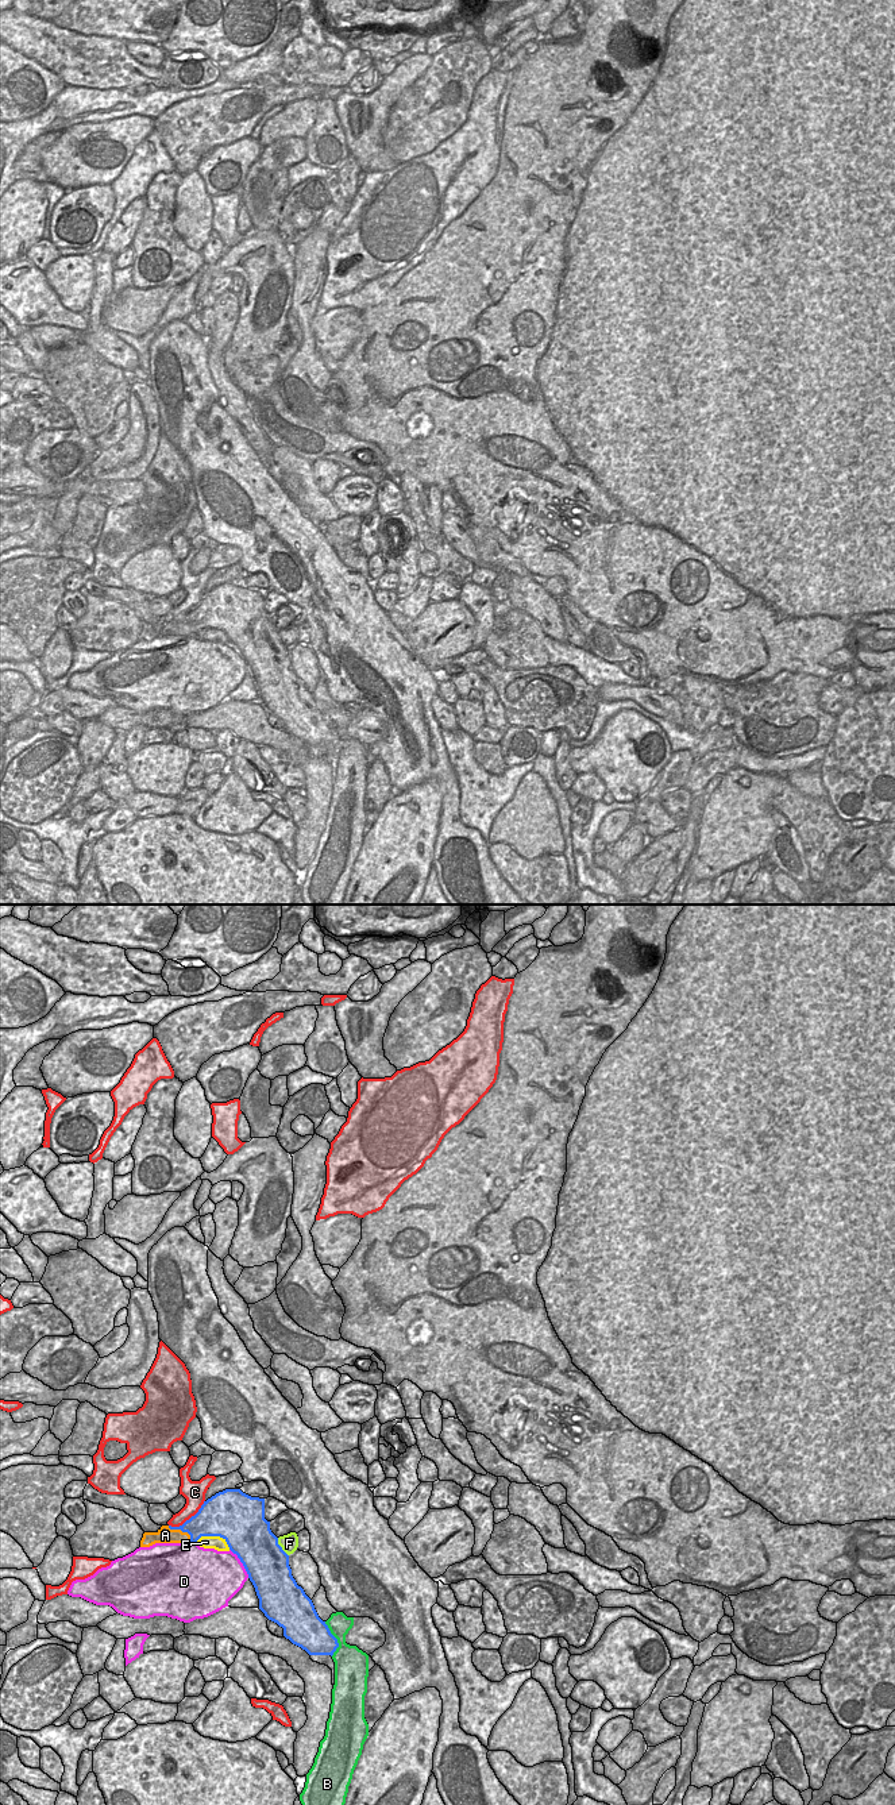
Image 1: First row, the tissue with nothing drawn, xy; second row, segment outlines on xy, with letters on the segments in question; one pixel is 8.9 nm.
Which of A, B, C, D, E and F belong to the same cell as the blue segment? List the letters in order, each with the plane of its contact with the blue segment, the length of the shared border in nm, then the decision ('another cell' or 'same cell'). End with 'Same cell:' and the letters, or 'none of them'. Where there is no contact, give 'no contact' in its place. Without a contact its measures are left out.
A: xy | 260 nm | same cell
B: xy | 320 nm | another cell
C: xy | 400 nm | another cell
D: xy | 320 nm | another cell
E: xy | 320 nm | another cell
F: xy | 200 nm | another cell
Same cell: A

